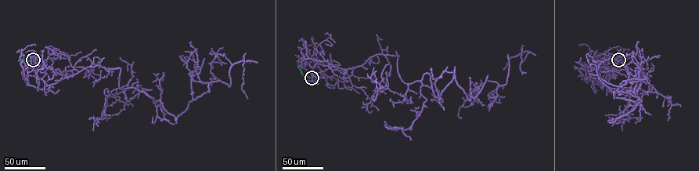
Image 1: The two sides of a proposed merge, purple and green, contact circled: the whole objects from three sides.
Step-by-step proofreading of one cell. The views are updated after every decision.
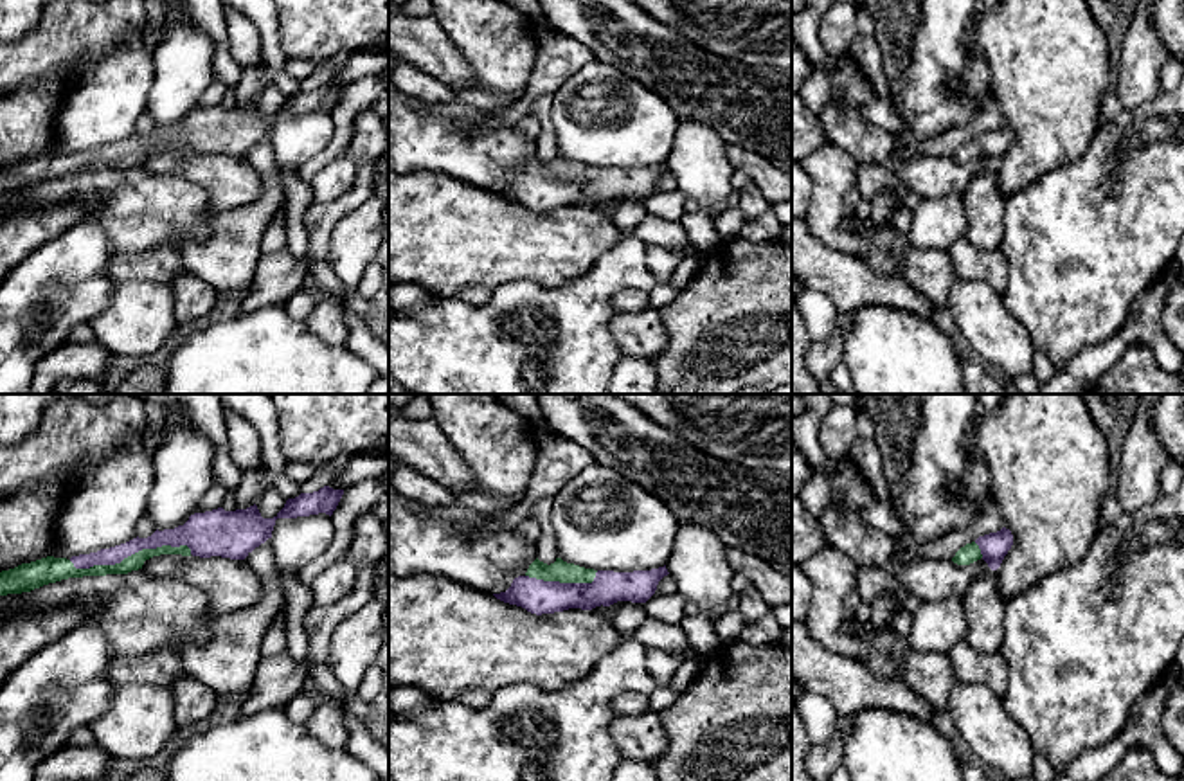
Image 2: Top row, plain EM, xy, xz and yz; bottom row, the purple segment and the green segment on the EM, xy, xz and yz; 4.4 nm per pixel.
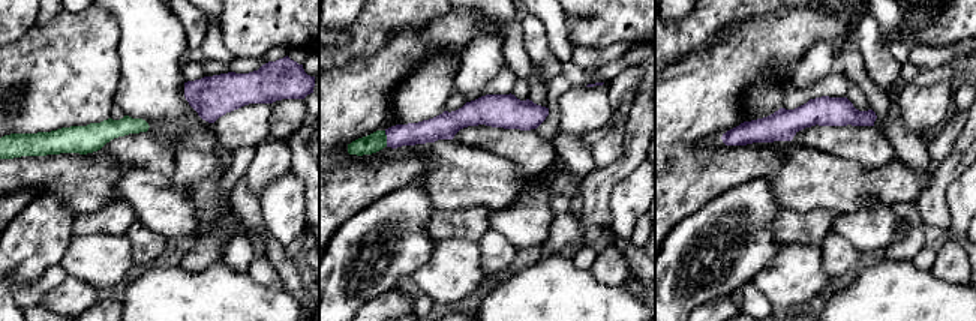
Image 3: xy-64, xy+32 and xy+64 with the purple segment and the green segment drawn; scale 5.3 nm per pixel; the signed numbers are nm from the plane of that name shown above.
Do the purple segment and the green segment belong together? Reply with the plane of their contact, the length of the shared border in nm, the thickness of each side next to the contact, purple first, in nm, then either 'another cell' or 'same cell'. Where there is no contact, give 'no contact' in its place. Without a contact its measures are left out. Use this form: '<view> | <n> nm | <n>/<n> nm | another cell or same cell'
xy | 550 nm | 90/70 nm | same cell

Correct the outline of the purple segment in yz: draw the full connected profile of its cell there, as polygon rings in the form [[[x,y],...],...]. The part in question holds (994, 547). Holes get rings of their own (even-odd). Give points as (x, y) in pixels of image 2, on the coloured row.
[[[1002,527],[997,533],[979,536],[975,542],[961,547],[952,558],[957,565],[970,565],[977,560],[984,560],[991,570],[997,570],[1013,545],[1013,534]]]

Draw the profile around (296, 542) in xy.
[[[326,513],[277,518],[270,538],[274,561],[284,572],[299,572],[327,551],[333,536],[335,527]]]

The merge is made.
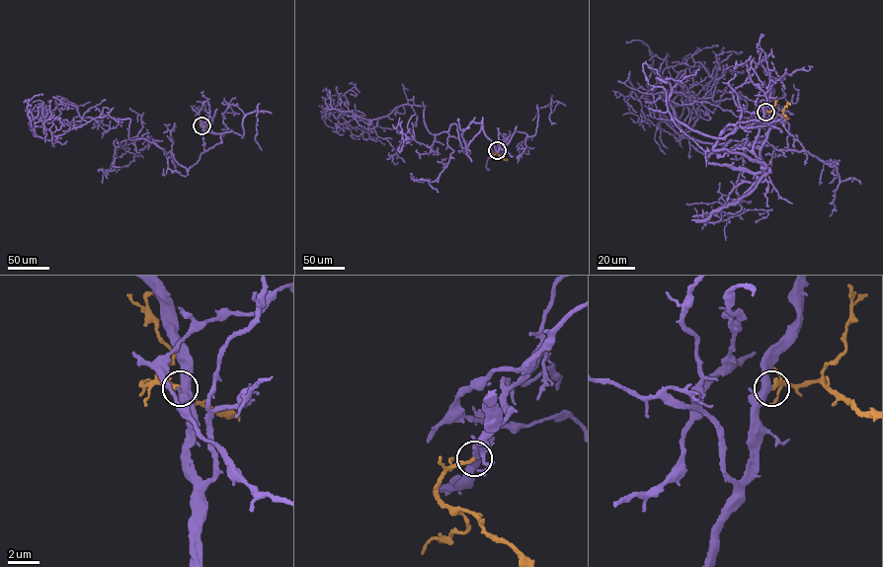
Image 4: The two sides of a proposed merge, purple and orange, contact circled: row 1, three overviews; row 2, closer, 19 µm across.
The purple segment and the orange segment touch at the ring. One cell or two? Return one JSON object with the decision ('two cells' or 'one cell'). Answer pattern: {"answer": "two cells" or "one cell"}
{"answer": "one cell"}

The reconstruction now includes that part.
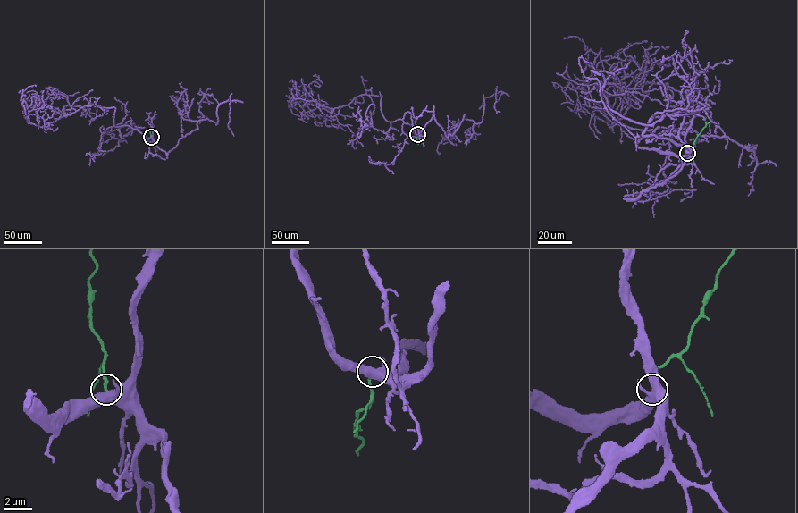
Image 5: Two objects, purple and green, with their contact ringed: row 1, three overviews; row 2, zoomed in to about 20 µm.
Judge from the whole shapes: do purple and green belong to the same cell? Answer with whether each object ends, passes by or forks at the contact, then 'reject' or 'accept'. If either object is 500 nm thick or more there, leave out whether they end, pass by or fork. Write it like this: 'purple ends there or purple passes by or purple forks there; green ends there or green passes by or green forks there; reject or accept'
purple forks there; green ends there; reject

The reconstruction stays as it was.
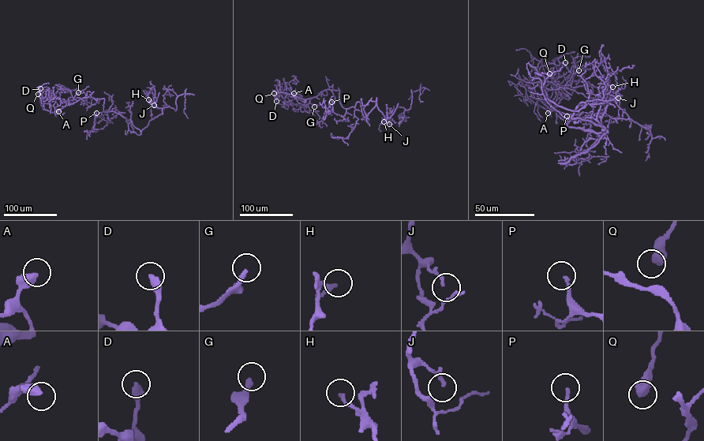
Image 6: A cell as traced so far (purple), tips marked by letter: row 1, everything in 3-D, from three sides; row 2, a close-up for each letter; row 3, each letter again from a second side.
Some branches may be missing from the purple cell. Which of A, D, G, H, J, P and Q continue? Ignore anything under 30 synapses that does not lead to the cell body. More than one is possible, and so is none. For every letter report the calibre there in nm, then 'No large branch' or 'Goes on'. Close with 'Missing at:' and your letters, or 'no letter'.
A: Thickness 420 nm. Goes on
D: Thickness 360 nm. No large branch
G: Thickness 240 nm. Goes on
H: Thickness 170 nm. No large branch
J: Thickness 140 nm. No large branch
P: Thickness 180 nm. Goes on
Q: Thickness 550 nm. No large branch
Missing at: A, G, P

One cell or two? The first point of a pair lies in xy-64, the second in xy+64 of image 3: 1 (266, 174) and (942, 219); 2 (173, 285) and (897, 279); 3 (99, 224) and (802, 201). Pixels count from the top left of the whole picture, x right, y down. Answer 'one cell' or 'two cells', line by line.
1: two cells
2: one cell
3: two cells

